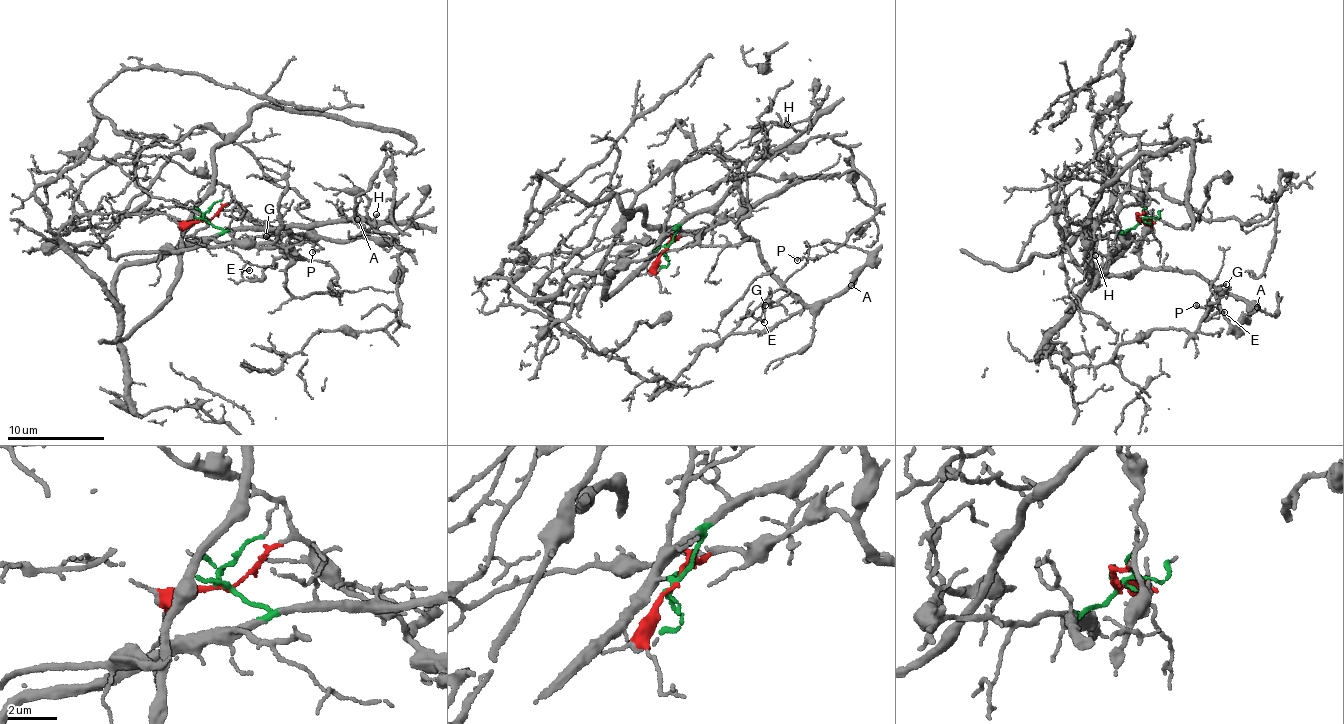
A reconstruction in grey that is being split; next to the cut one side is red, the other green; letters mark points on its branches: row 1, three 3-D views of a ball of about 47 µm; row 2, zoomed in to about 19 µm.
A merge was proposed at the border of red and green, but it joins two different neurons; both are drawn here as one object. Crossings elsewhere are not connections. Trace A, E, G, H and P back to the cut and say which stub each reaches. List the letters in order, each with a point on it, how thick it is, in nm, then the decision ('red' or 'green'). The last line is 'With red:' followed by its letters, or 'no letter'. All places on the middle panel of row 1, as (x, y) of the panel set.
A: at (851, 285); 130 nm thick; red
E: at (764, 322); 140 nm thick; red
G: at (765, 305); 130 nm thick; red
H: at (787, 124); 120 nm thick; green
P: at (797, 260); 140 nm thick; red
With red: A, E, G, P

